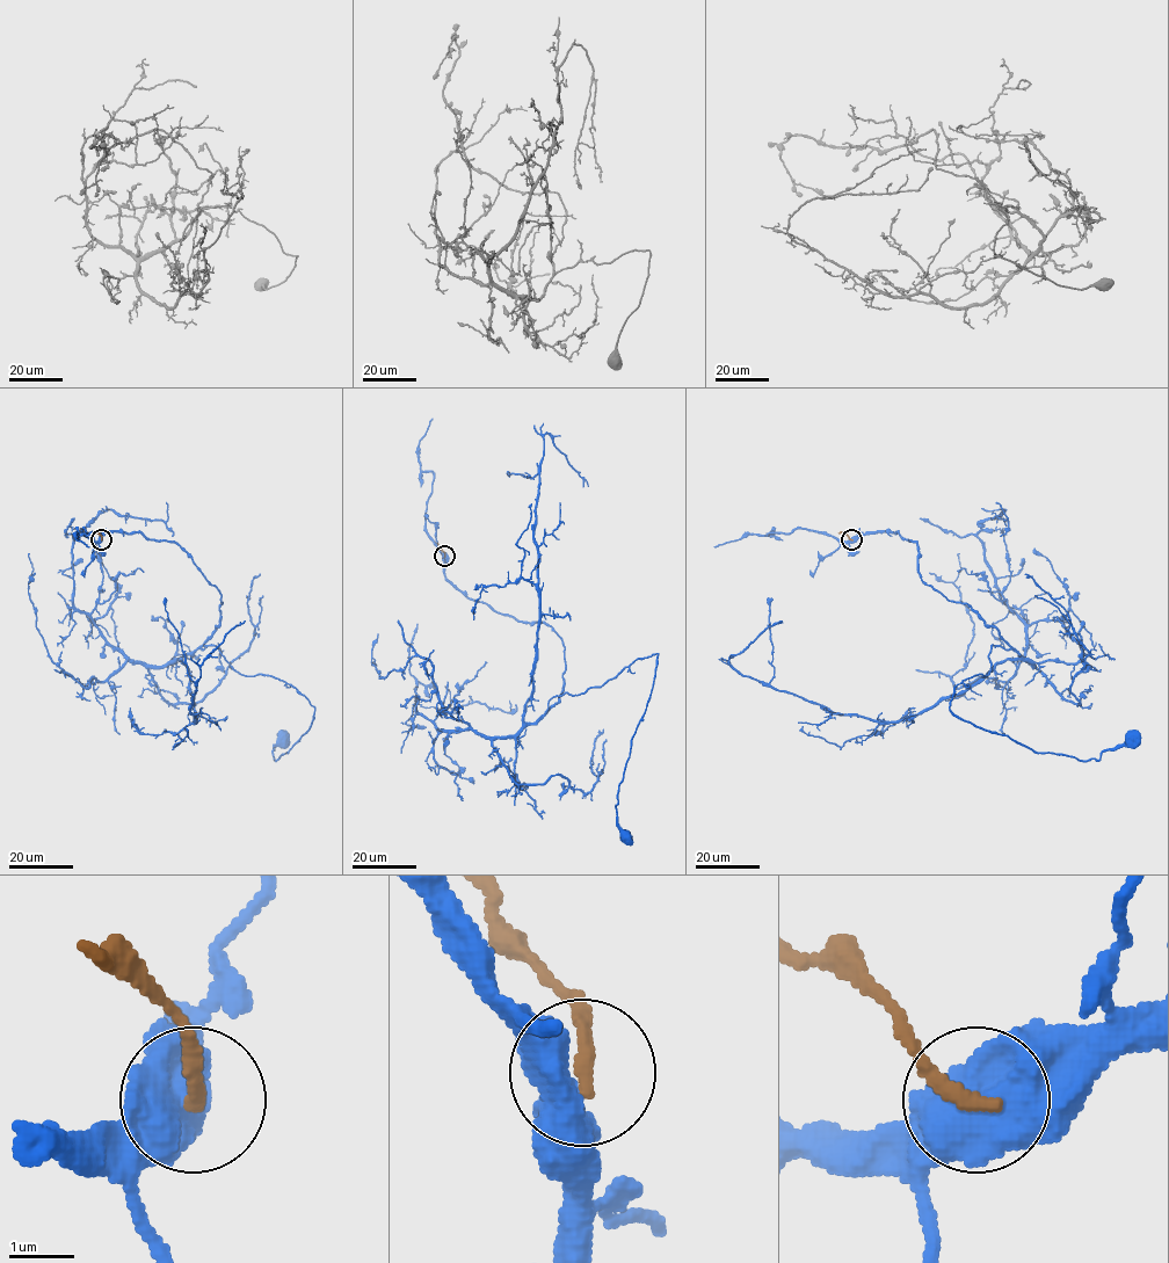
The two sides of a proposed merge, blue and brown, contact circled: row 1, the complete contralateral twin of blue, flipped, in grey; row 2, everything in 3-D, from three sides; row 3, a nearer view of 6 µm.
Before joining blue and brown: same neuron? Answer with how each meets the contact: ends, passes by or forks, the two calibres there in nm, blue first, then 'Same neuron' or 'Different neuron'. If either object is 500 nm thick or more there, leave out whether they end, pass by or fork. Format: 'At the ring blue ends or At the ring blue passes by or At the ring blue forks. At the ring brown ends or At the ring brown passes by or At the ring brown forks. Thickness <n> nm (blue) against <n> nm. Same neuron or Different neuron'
Thickness 700 nm (blue) against 240 nm. Different neuron

